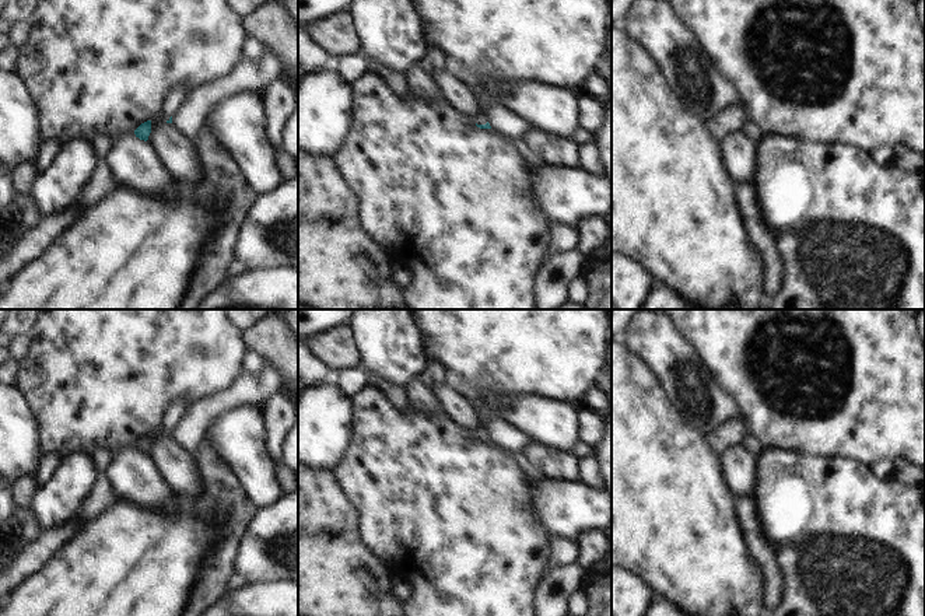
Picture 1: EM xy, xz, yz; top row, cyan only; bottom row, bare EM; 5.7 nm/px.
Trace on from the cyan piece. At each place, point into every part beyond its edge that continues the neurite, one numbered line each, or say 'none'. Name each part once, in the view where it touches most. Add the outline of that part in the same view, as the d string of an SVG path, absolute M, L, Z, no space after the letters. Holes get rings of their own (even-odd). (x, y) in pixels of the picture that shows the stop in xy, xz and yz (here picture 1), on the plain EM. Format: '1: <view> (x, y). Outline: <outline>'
1: xz (550, 422). Outline: M481 391L479 403L473 407L479 417L479 426L474 428L477 438L488 435L486 420L497 417L504 419L528 434L532 441L546 447L570 452L578 441L575 416L579 407L570 402L536 393Z

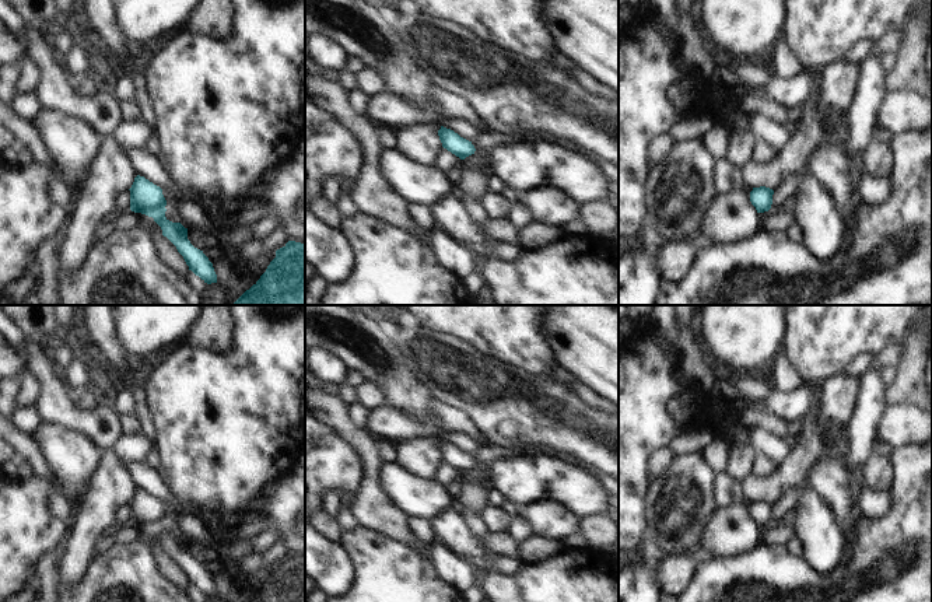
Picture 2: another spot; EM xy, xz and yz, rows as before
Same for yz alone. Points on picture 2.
none.

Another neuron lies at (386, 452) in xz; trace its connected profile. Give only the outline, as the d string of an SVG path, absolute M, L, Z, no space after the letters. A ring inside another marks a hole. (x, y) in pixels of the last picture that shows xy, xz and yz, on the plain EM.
M378 440L376 452L382 462L395 462L397 455L396 448L388 440Z

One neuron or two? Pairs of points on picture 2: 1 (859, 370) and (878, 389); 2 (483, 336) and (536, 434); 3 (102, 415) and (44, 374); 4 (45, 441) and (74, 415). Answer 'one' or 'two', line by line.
1: two
2: two
3: one
4: two

